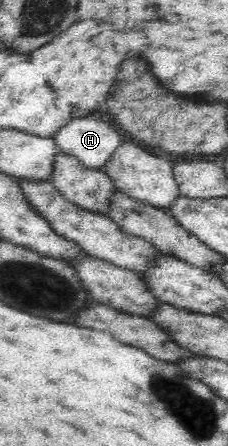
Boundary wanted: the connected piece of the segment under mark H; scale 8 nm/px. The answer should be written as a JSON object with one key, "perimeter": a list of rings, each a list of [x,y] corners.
{"perimeter":[[[92,114],[71,119],[53,138],[61,151],[91,169],[102,169],[122,142],[111,123]]]}

